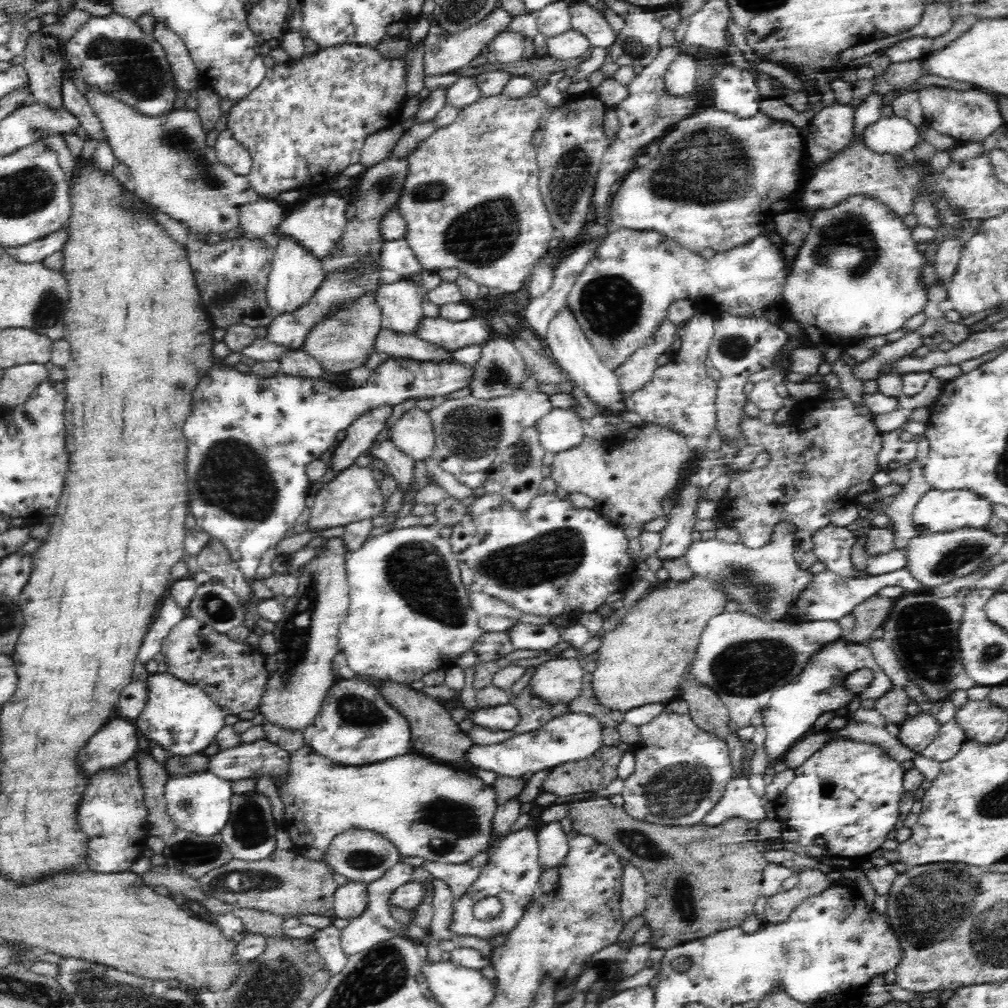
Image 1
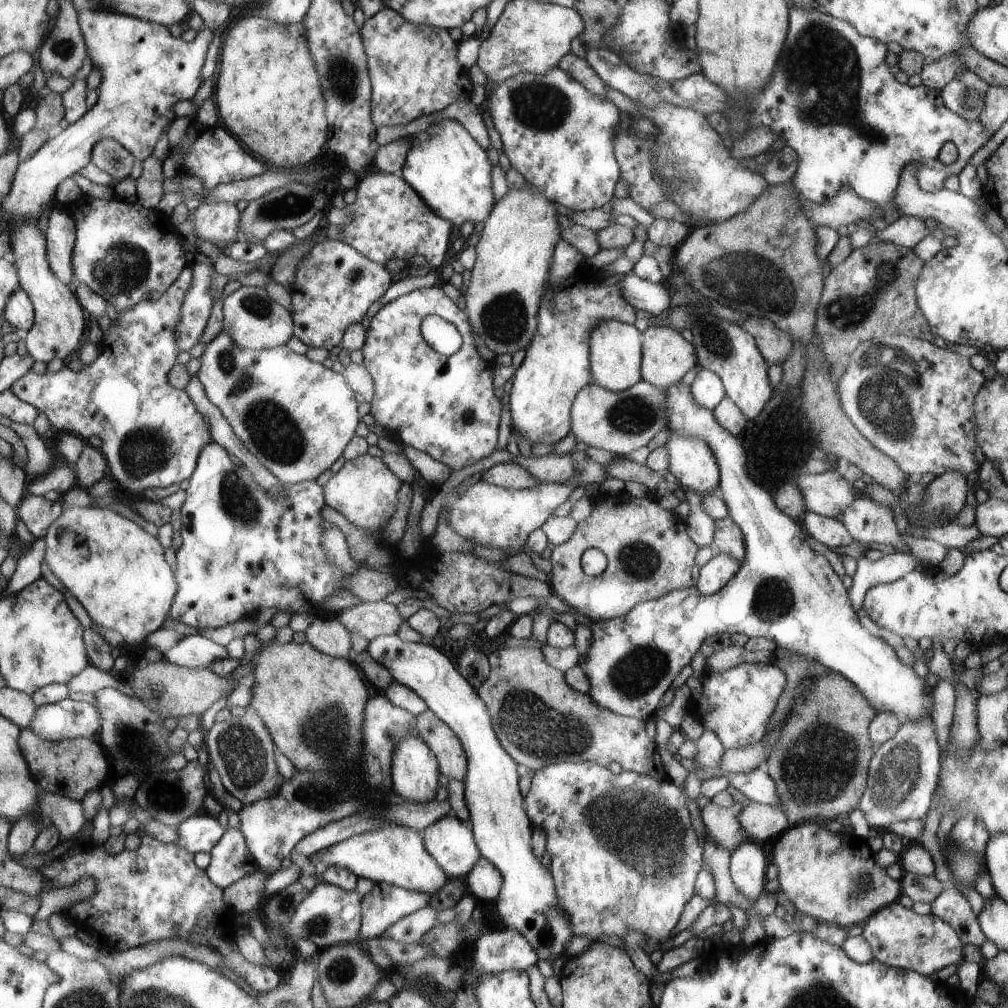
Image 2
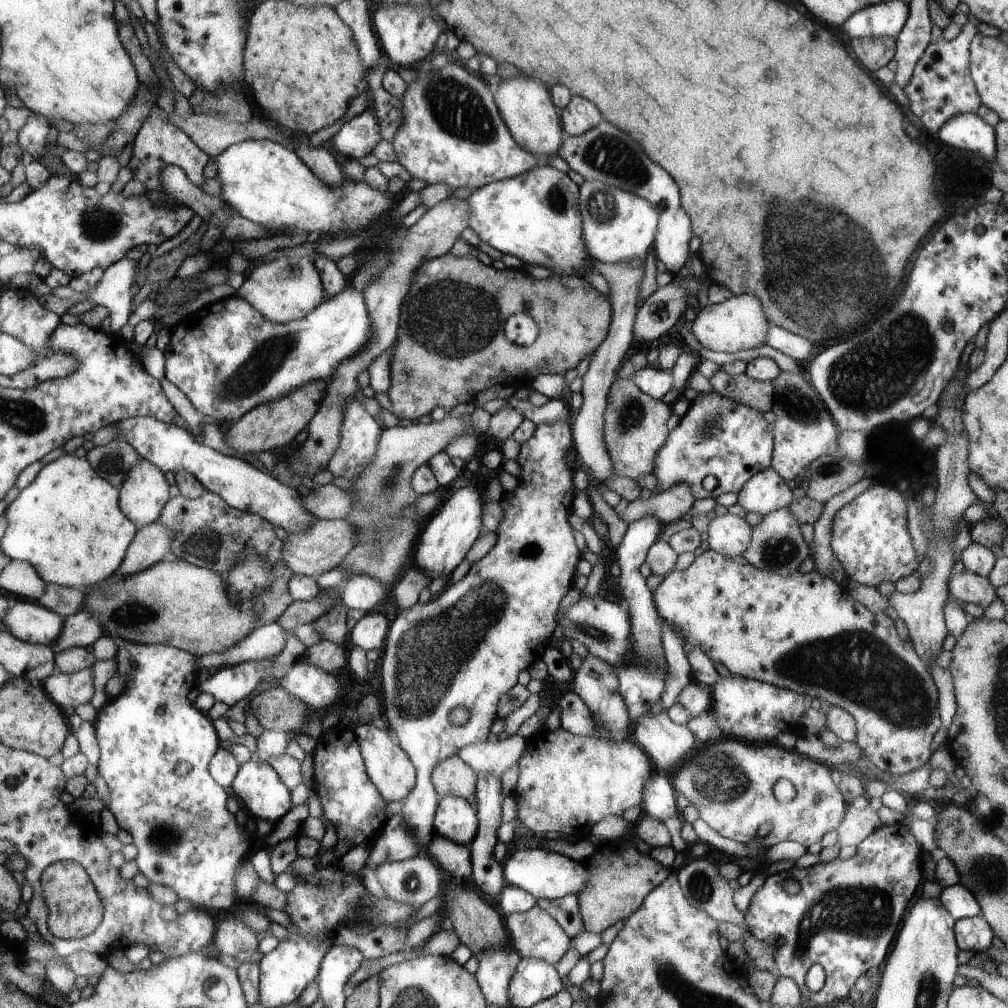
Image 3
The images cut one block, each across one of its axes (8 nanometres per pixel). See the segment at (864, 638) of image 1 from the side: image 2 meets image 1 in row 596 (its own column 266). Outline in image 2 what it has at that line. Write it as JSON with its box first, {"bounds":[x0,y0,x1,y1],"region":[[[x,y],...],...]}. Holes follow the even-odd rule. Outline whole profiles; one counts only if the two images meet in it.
{"bounds":[223,870,270,913],"region":[[[256,870],[242,881],[234,882],[223,890],[224,902],[236,908],[237,913],[248,913],[262,905],[262,890],[270,872]]]}

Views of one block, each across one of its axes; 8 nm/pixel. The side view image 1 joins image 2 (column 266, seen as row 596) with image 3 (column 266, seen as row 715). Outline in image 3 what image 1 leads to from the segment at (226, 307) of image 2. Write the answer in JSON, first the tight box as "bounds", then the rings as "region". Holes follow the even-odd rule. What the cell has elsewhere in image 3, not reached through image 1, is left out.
{"bounds":[228,252,324,323],"region":[[[234,252],[229,257],[228,270],[246,273],[248,278],[237,290],[239,298],[246,299],[256,311],[272,323],[288,323],[307,317],[312,308],[318,308],[324,300],[322,276],[315,264],[307,256],[287,256],[276,258],[272,262],[250,262],[246,257]]]}

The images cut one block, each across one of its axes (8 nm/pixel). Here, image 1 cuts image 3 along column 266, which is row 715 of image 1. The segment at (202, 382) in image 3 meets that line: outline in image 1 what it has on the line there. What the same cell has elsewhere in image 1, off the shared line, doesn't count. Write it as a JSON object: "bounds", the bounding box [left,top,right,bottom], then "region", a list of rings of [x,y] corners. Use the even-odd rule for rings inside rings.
{"bounds":[302,676,413,766],"region":[[[355,676],[339,679],[323,698],[319,716],[302,730],[306,746],[338,764],[362,766],[413,752],[412,728],[401,712],[386,701],[369,680]]]}

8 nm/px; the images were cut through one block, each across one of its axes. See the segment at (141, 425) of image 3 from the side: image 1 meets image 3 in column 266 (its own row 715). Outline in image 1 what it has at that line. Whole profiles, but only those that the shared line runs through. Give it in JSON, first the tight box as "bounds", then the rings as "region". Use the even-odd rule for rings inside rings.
{"bounds":[472,703,520,731],"region":[[[510,703],[478,708],[472,713],[474,725],[487,730],[515,731],[520,720],[518,710]]]}

